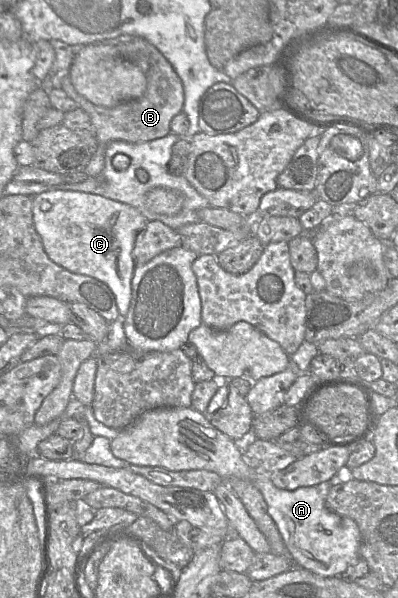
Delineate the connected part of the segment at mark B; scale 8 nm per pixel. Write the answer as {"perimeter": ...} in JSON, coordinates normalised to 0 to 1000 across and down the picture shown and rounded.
{"perimeter":[[[304,59],[256,70],[289,80],[309,97],[342,107],[362,120],[369,145],[352,164],[269,181],[239,176],[201,159],[178,137],[173,119],[146,127],[141,140],[221,189],[239,212],[246,239],[264,244],[264,247],[274,237],[289,234],[354,239],[422,226],[430,221],[435,196],[457,186],[462,176],[457,135],[427,104],[387,75],[349,60]]]}

